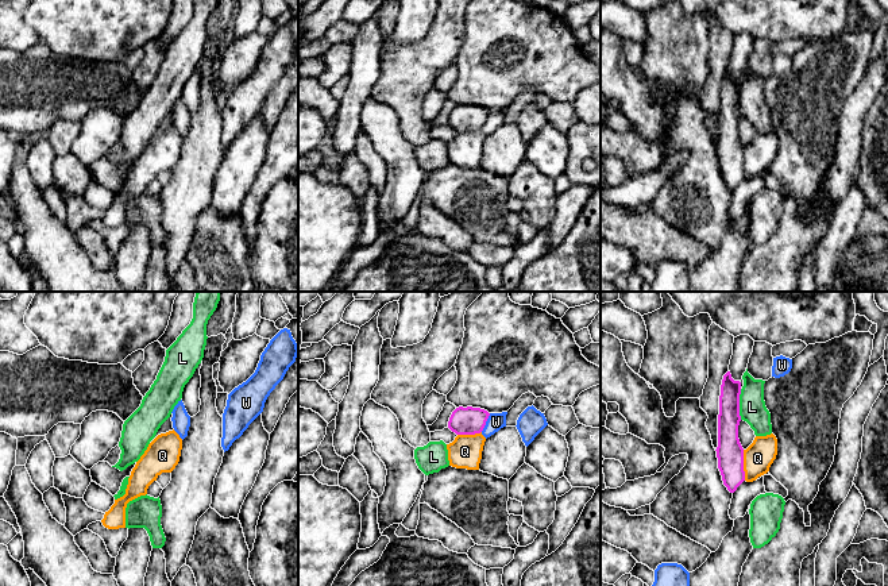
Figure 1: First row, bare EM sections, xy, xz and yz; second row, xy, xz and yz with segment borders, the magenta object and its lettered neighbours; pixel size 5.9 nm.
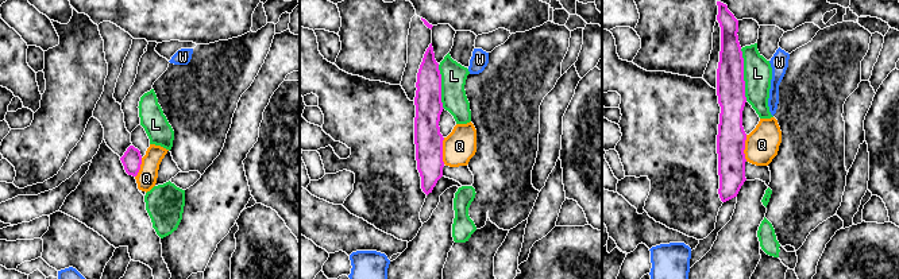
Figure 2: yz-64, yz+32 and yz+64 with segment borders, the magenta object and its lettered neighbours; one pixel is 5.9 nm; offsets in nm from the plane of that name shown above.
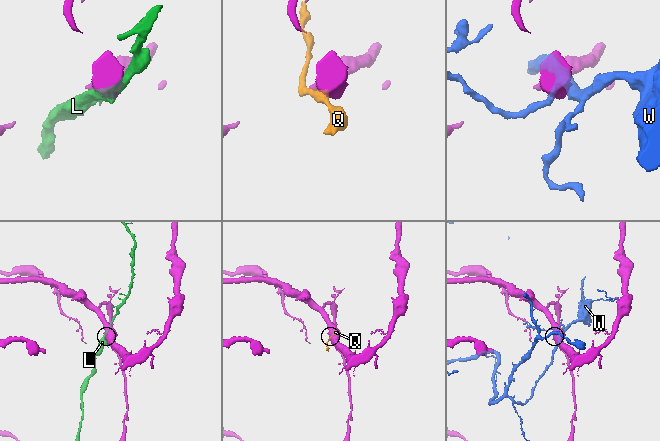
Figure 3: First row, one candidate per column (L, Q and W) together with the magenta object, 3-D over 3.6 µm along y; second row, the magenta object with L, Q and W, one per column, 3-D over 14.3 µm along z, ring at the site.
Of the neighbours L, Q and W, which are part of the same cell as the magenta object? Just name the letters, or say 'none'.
none

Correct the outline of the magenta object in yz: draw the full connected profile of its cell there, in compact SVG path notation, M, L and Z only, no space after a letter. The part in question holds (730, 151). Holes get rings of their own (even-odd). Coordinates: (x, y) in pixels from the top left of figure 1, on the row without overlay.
M730 69L723 73L718 112L718 166L723 182L730 190L745 178L744 146L738 136L741 80L731 76Z

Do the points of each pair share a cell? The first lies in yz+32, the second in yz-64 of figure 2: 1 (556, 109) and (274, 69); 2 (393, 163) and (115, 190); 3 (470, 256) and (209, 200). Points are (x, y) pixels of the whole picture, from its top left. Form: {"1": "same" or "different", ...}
{"1": "same", "2": "same", "3": "same"}

